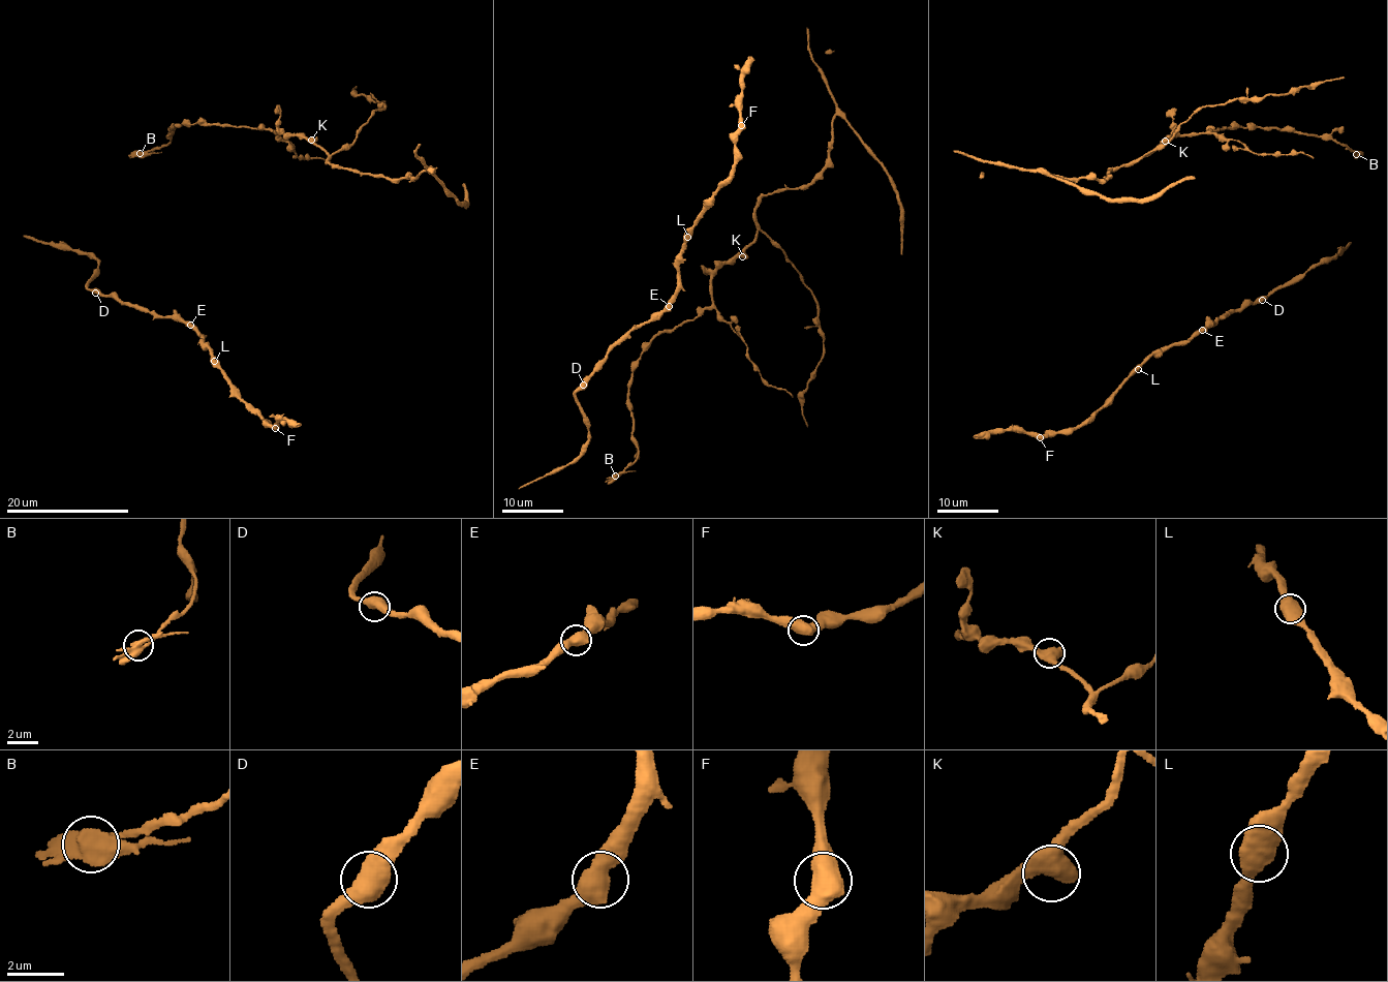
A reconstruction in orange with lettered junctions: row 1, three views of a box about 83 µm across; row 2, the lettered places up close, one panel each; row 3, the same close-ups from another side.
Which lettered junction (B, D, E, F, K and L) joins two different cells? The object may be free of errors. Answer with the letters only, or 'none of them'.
B

